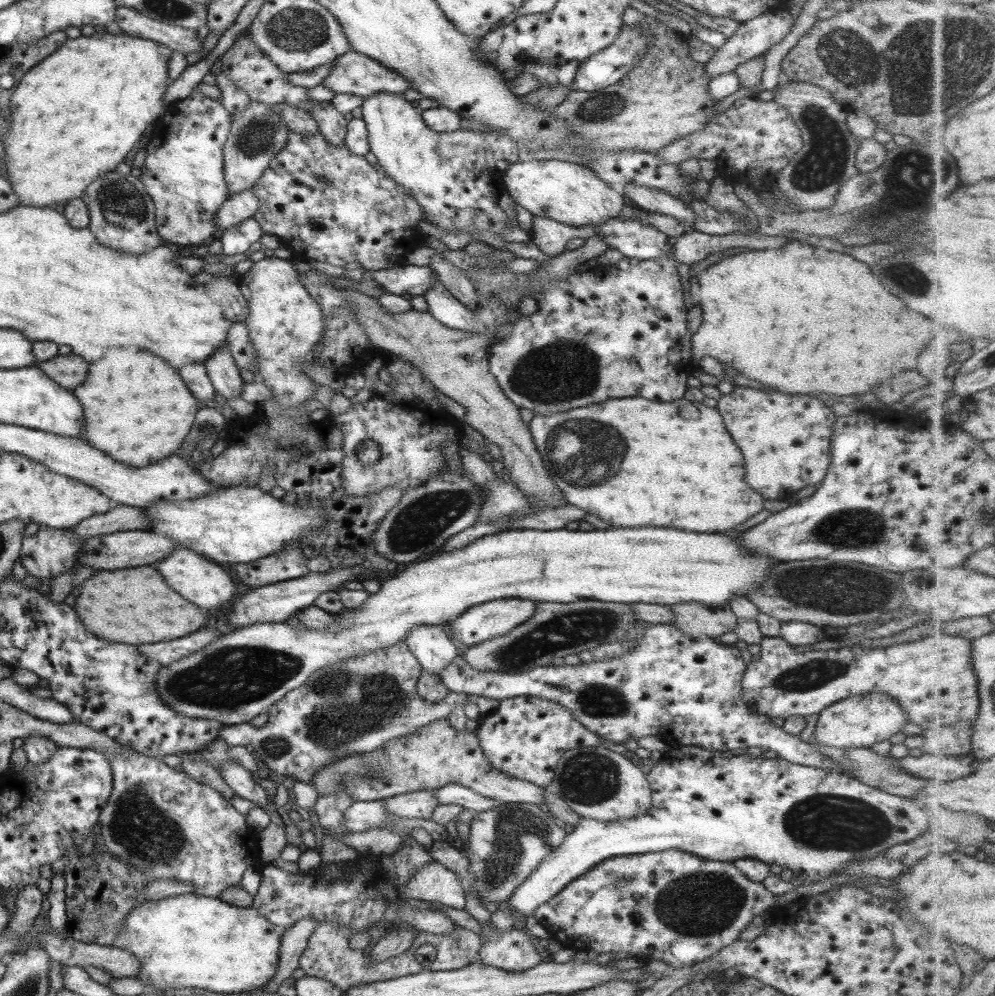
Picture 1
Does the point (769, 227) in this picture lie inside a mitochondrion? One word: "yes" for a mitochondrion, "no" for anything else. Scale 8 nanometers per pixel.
no

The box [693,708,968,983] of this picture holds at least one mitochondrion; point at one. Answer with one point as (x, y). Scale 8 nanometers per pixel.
(821, 820)

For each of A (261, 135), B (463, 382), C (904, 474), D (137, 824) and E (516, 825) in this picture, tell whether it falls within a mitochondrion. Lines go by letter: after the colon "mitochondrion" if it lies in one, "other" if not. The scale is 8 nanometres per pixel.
A: mitochondrion
B: other
C: other
D: mitochondrion
E: mitochondrion

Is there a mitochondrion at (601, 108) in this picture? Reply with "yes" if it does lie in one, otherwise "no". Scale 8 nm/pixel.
yes

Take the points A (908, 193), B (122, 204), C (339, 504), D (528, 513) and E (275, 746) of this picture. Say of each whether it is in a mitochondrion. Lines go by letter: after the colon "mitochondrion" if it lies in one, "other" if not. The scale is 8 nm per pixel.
A: mitochondrion
B: mitochondrion
C: other
D: other
E: mitochondrion

